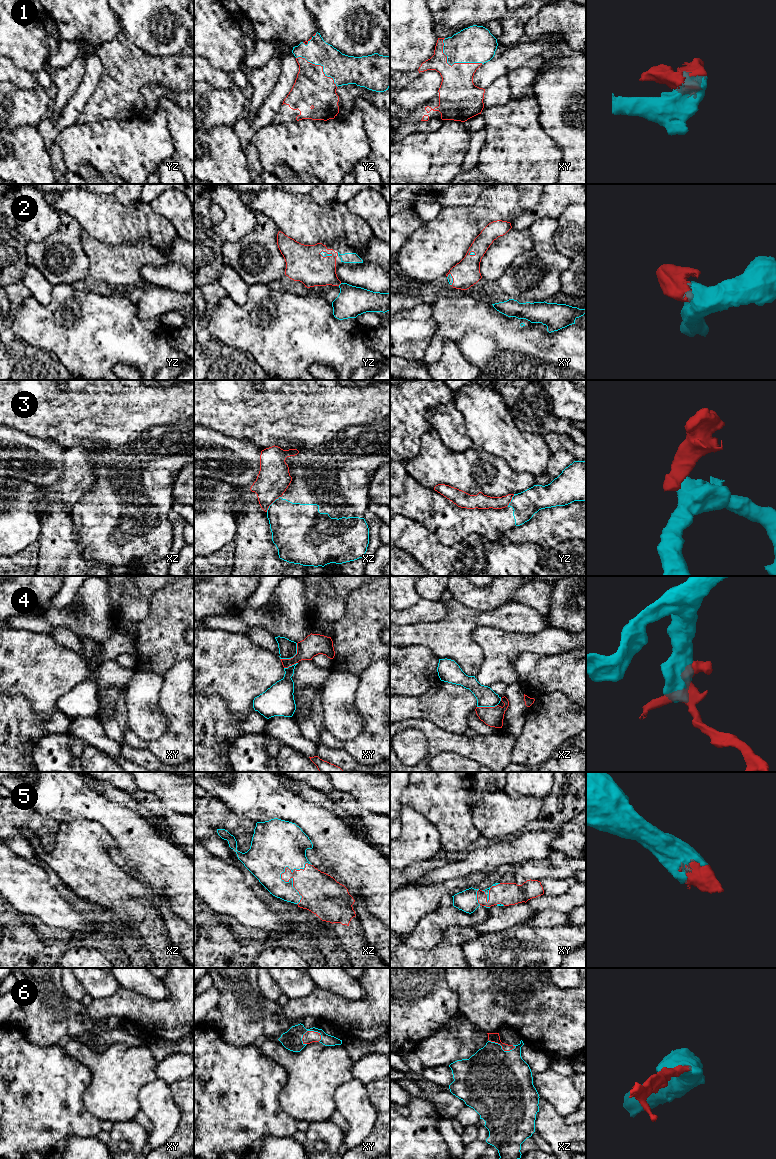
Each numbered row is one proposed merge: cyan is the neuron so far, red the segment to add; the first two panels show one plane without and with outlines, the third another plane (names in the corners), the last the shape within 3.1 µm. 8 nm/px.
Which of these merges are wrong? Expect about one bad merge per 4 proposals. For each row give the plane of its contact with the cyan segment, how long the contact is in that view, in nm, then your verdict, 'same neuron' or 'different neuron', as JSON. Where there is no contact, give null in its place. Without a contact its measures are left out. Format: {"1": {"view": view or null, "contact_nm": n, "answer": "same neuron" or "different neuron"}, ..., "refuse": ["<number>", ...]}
{"1": {"view": "xy", "contact_nm": 380, "answer": "same neuron"}, "2": {"view": "yz", "contact_nm": 110, "answer": "same neuron"}, "3": {"view": "xz", "contact_nm": 170, "answer": "different neuron"}, "4": {"view": "xy", "contact_nm": 190, "answer": "different neuron"}, "5": {"view": "xz", "contact_nm": 360, "answer": "same neuron"}, "6": {"view": "xy", "contact_nm": 170, "answer": "same neuron"}, "refuse": ["3", "4"]}

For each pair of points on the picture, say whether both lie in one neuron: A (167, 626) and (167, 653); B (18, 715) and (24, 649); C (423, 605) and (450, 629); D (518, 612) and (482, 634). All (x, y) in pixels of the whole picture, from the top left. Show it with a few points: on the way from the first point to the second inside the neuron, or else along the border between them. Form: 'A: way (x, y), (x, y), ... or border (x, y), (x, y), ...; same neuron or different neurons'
A: way (167, 633), (167, 646); same neuron
B: border (10, 695), (23, 696), (29, 702), (34, 715); different neurons
C: border (447, 607), (447, 613), (439, 620), (417, 623); different neurons
D: border (516, 633), (478, 626), (472, 631), (471, 636); different neurons

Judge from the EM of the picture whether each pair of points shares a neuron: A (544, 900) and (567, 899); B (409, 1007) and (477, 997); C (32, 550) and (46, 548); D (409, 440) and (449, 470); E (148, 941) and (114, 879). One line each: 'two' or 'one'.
A: one
B: two
C: two
D: two
E: one

